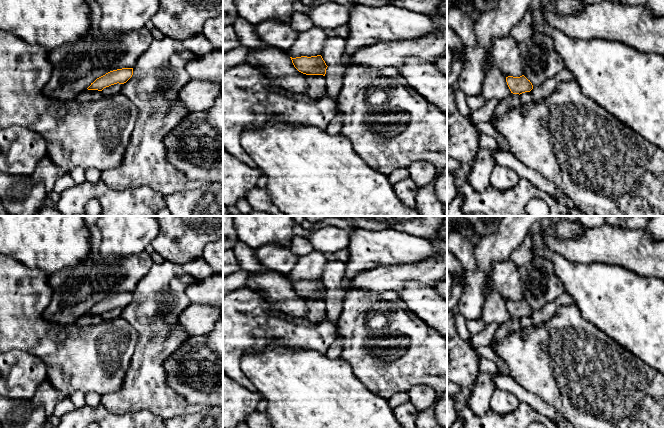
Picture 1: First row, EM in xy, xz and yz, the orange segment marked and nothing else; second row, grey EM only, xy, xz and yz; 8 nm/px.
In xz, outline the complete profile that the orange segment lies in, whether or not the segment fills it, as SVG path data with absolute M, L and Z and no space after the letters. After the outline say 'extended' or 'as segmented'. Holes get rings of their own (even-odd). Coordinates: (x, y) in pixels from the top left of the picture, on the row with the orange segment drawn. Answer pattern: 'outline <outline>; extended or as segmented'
outline M321 55L317 56L301 56L292 58L294 67L301 73L306 75L323 75L326 74L327 65Z; as segmented

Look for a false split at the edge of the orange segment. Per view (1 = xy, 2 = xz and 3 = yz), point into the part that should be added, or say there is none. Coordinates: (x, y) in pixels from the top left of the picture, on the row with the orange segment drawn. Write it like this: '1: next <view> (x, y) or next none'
1: next none
2: next none
3: next none

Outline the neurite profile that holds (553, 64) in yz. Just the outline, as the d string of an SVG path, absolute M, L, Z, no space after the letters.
M543 34L533 36L519 44L524 68L524 76L533 87L553 78L565 68L562 58L558 55L550 37Z

